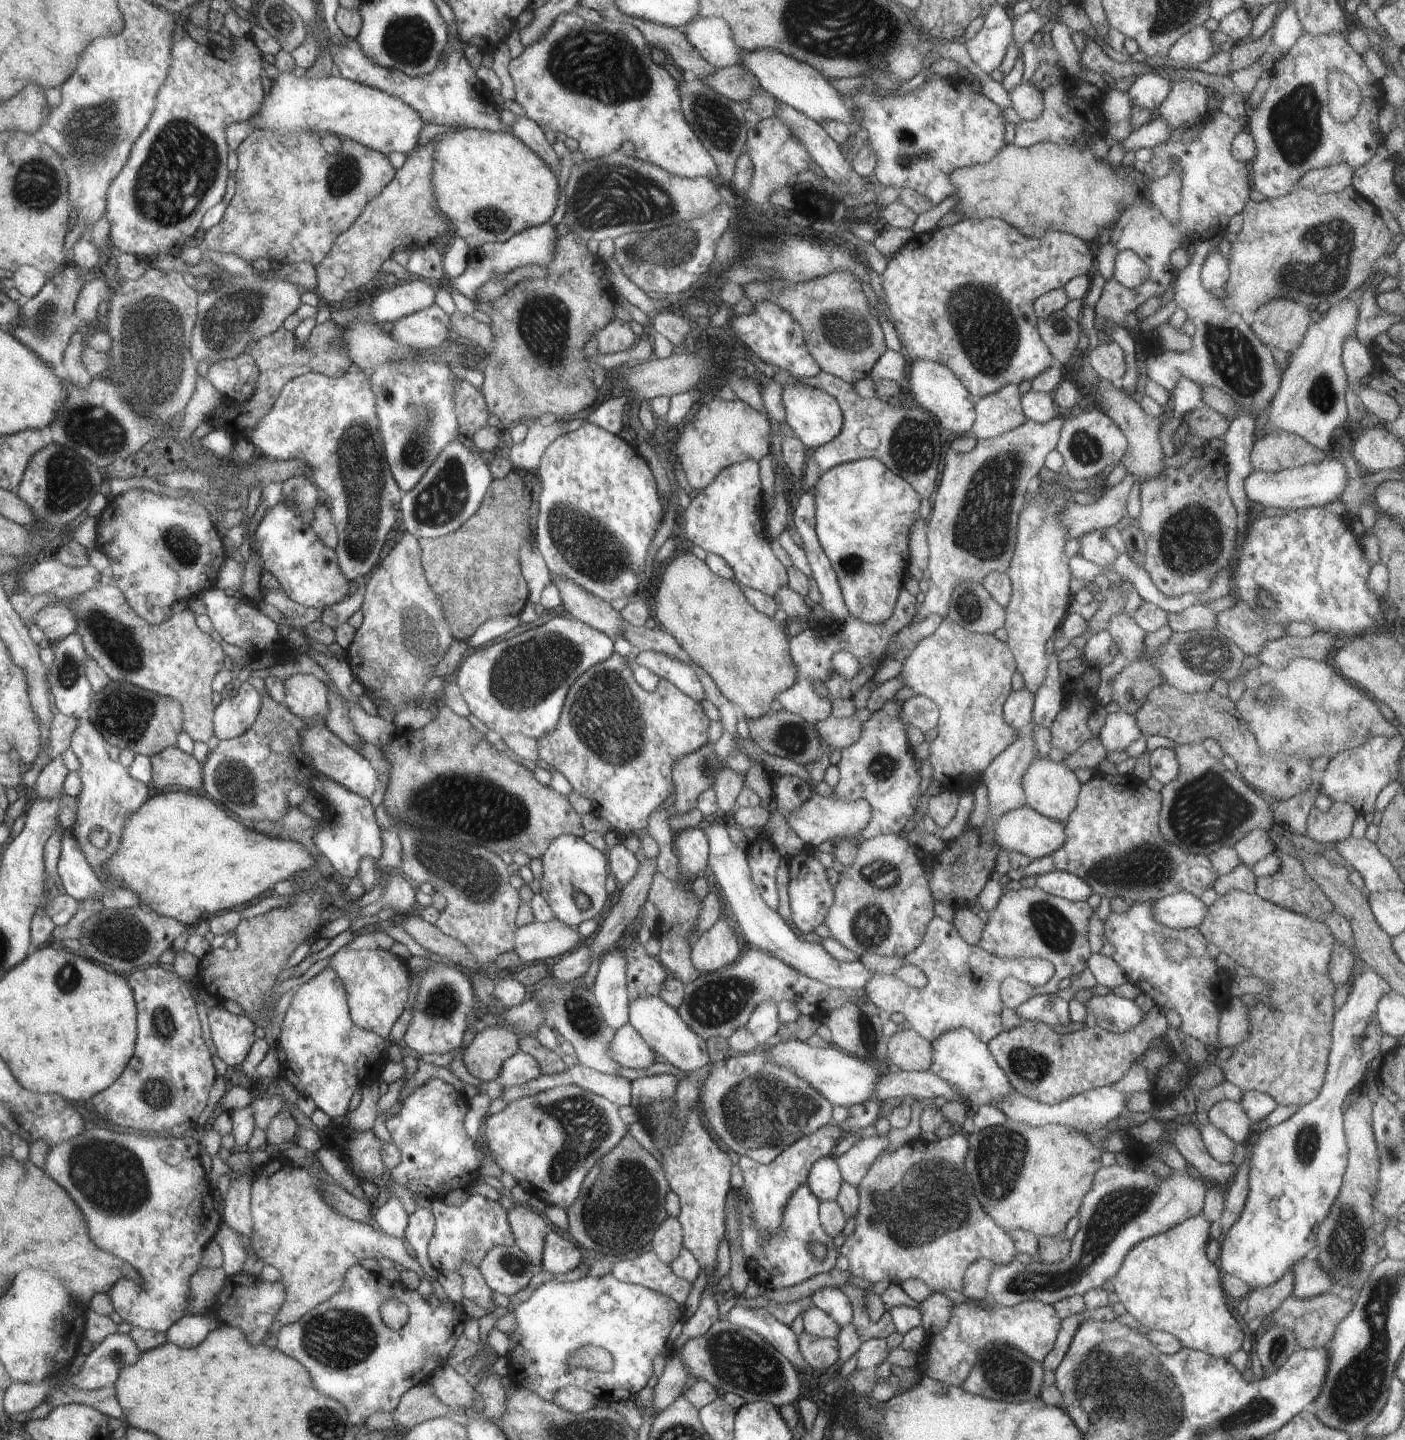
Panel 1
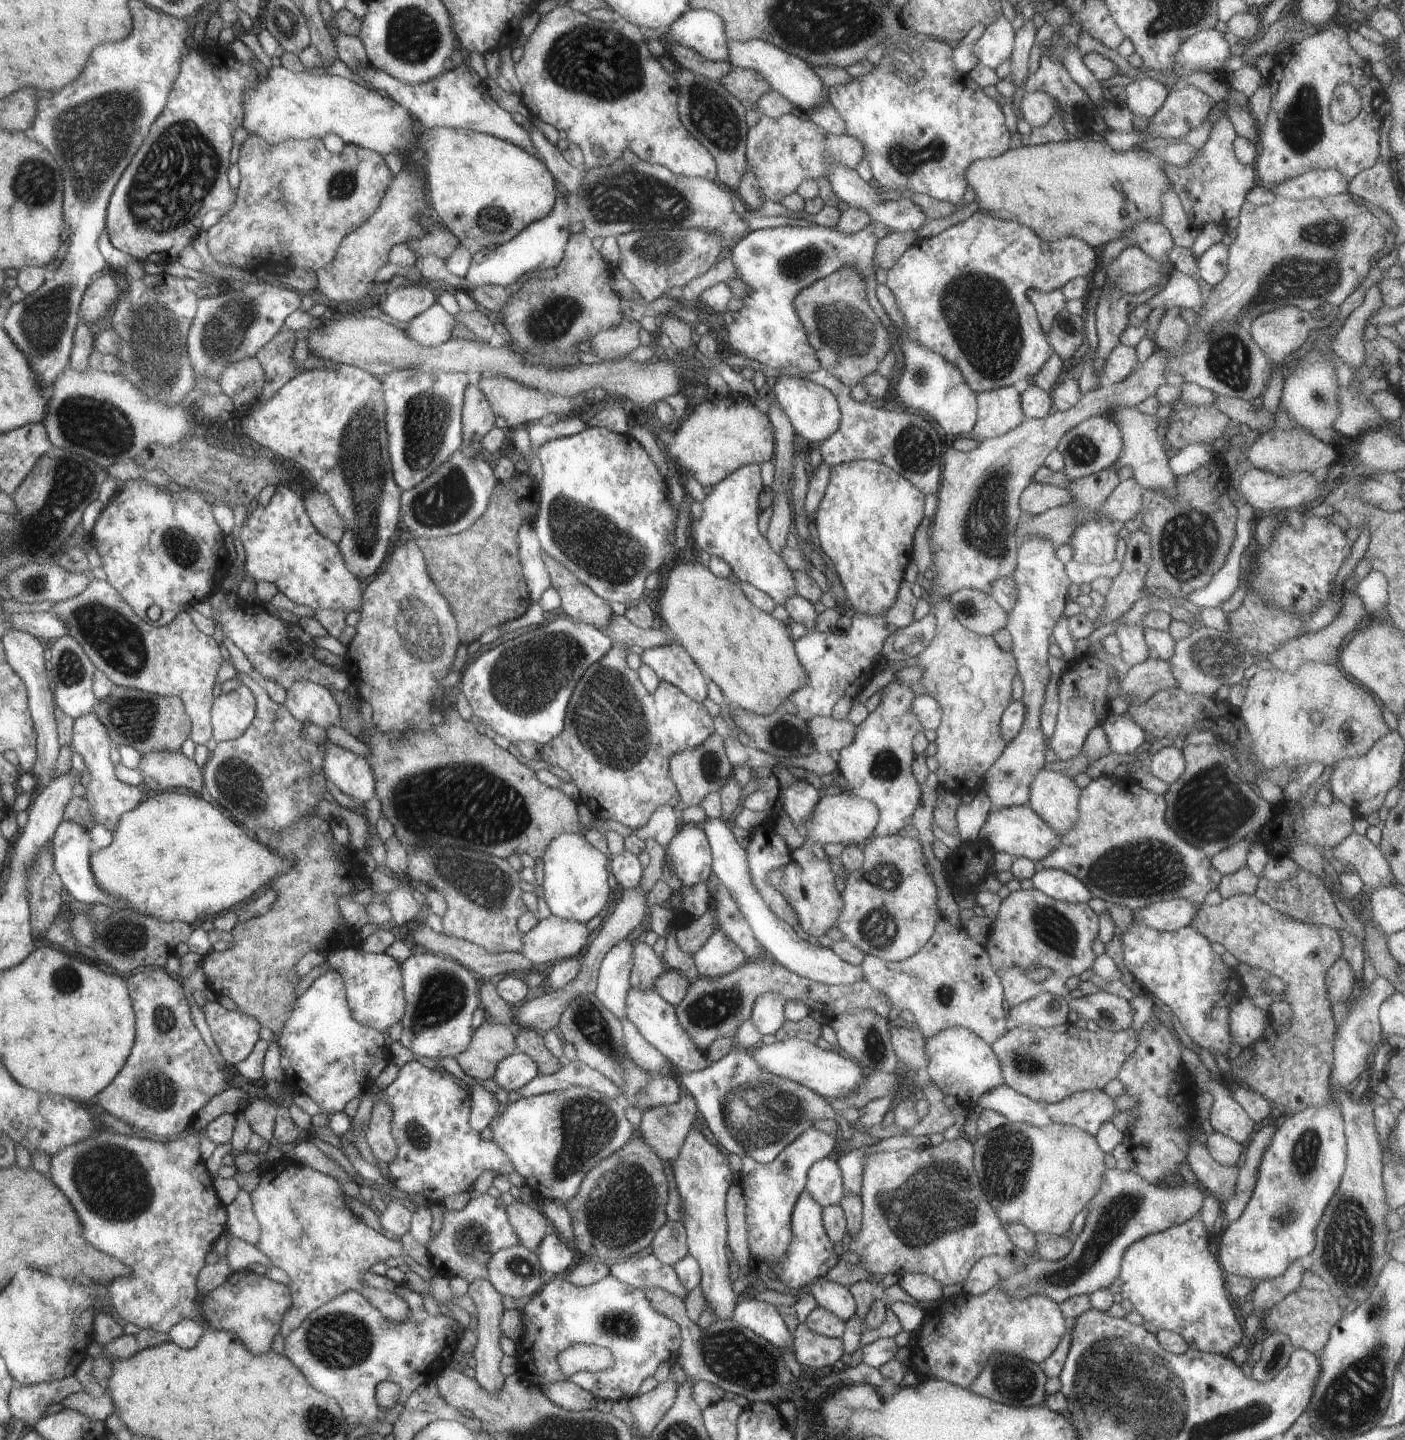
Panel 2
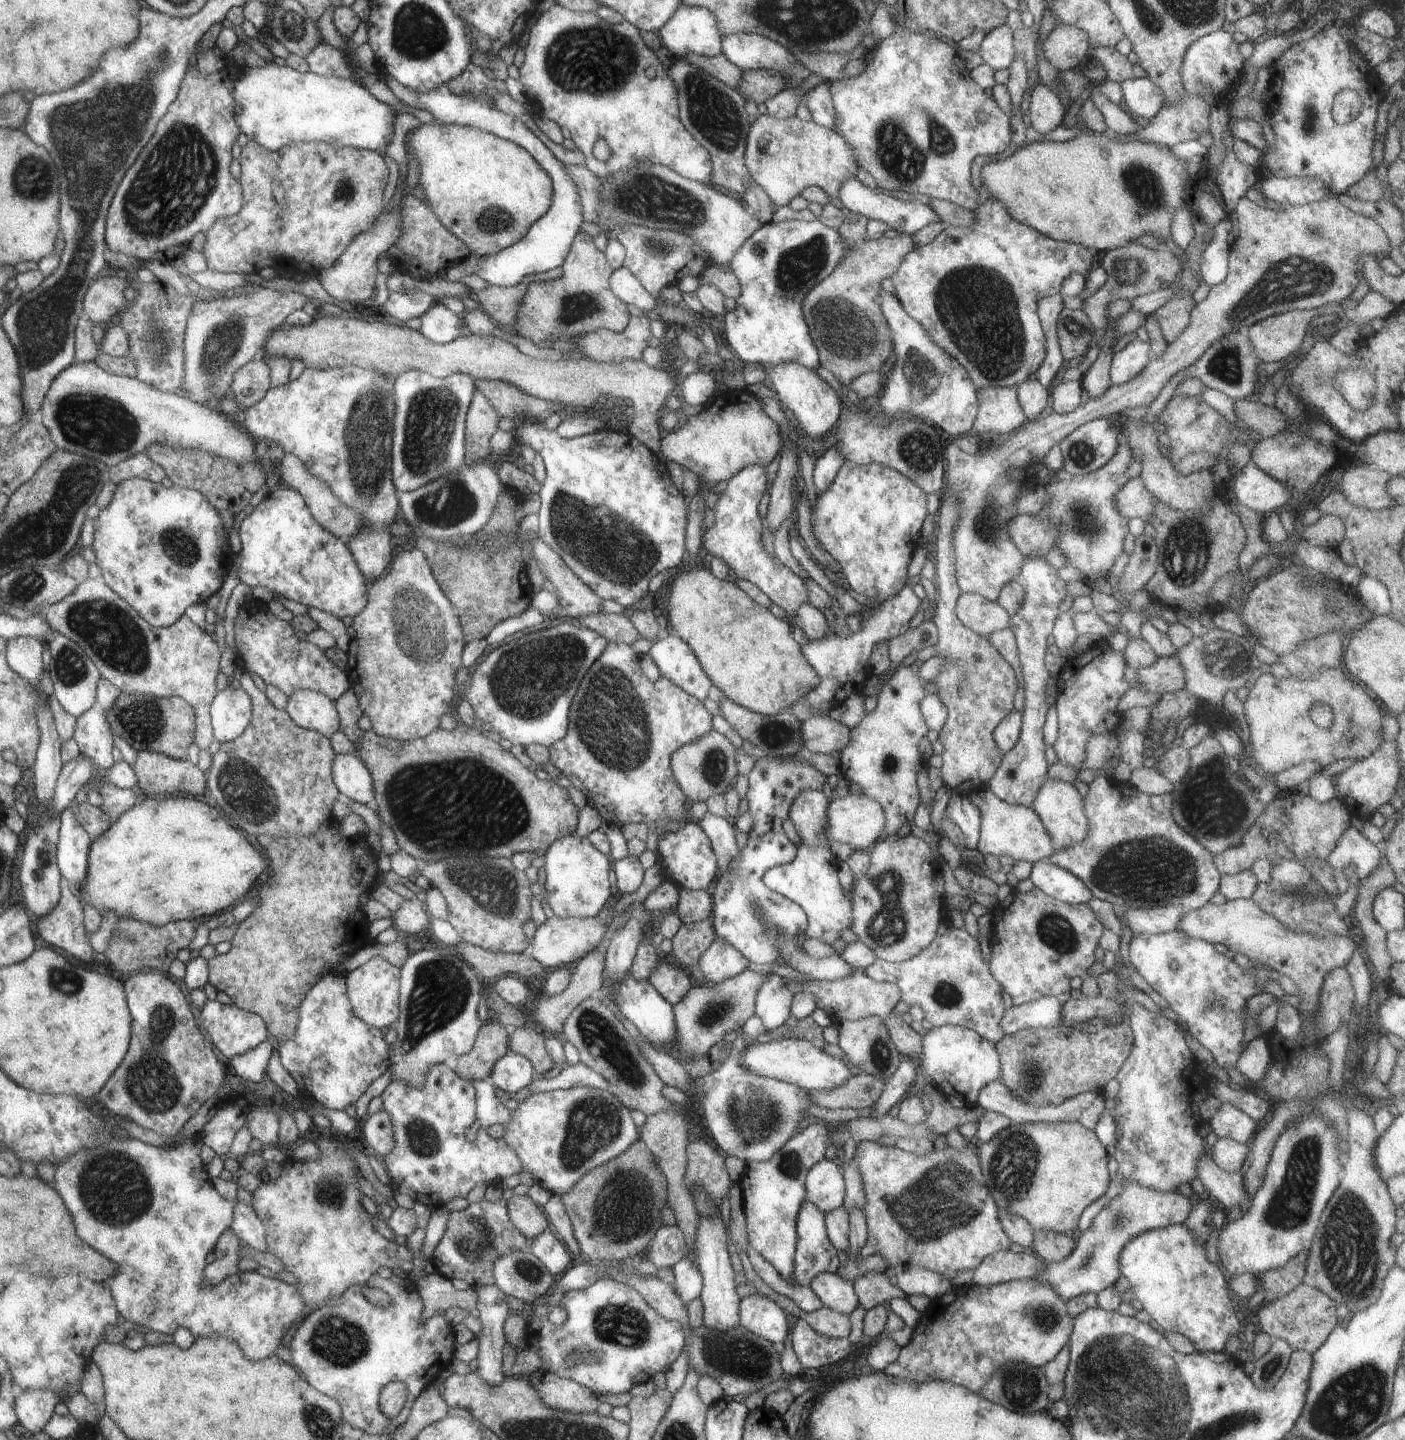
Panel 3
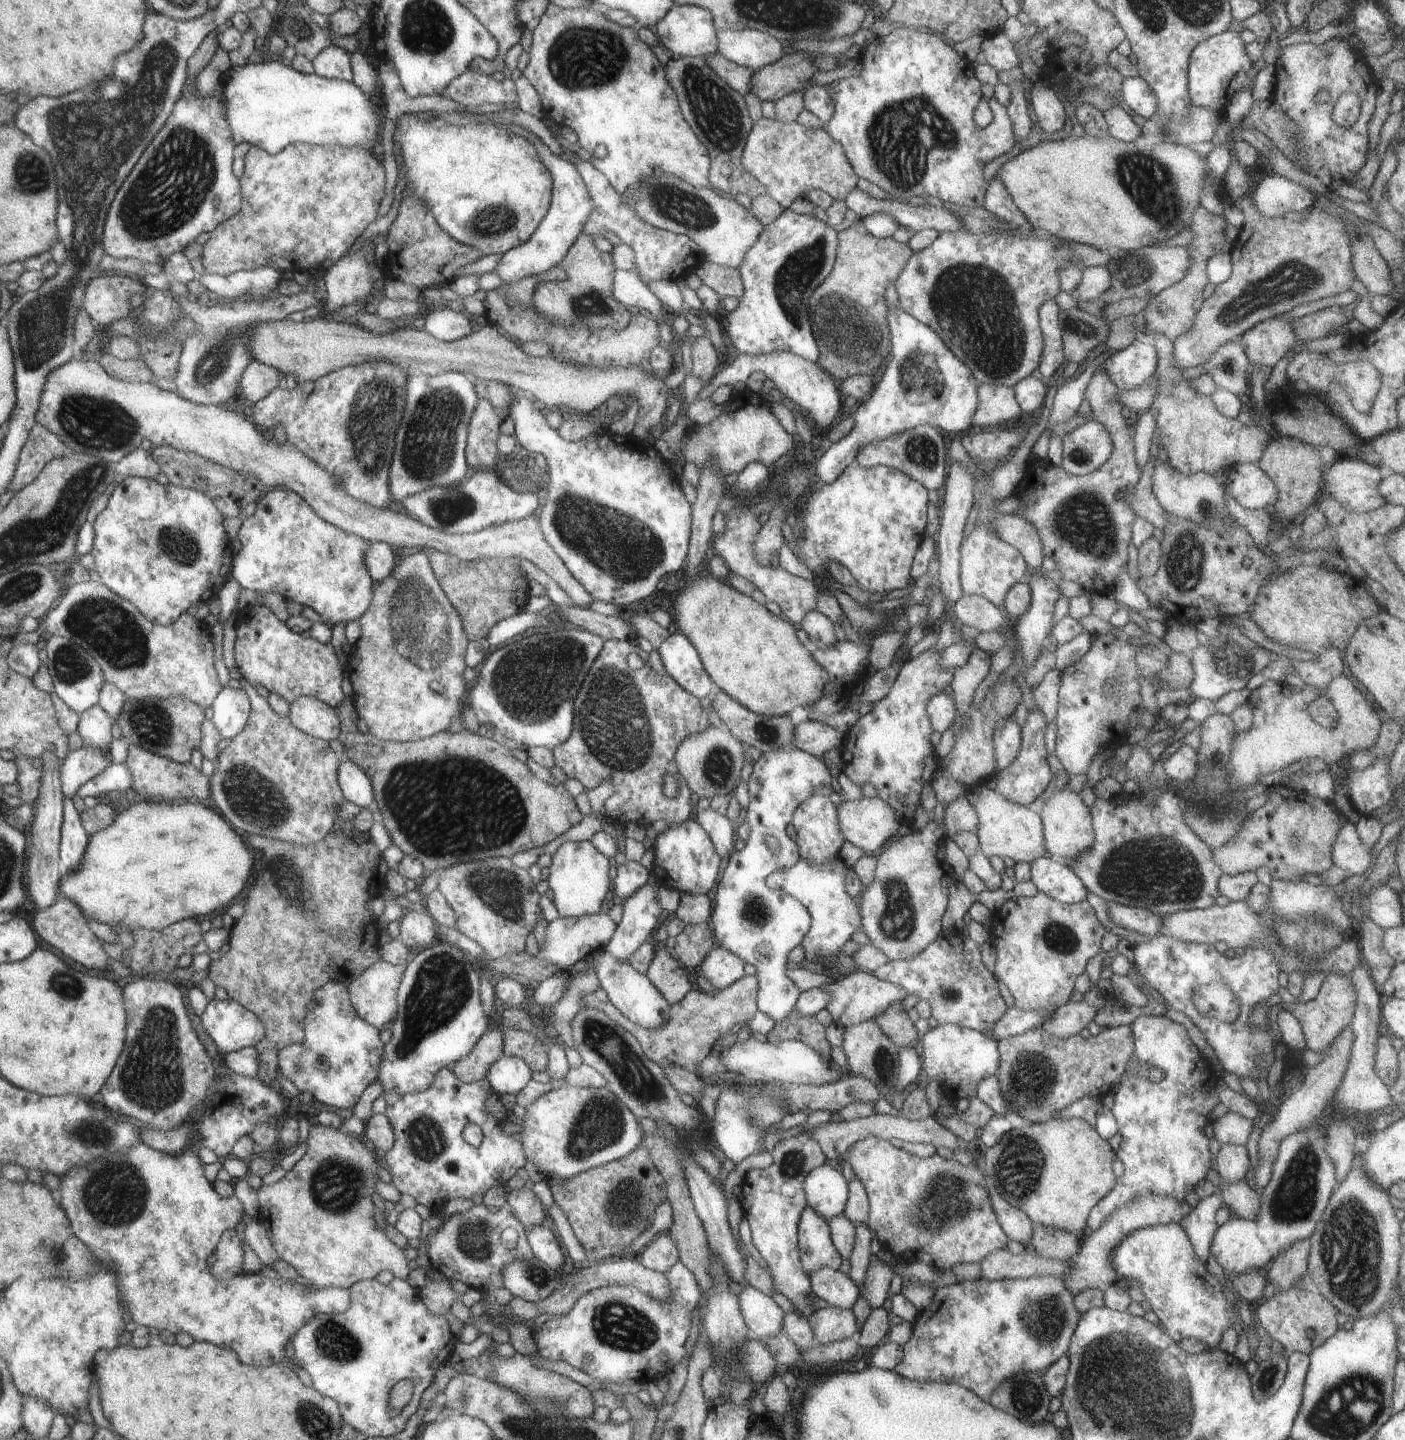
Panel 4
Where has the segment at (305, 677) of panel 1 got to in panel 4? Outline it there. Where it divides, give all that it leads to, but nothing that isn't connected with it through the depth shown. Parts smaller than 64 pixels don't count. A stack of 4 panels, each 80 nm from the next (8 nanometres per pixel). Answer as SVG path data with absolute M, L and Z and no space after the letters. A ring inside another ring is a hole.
M314 697L297 698L289 710L289 719L303 733L325 741L334 741L340 734L340 717L335 708Z

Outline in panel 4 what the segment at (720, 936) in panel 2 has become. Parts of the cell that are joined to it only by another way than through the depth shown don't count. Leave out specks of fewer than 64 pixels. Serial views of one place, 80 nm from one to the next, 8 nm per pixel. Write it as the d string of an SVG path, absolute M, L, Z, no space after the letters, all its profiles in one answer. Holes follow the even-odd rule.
M718 946L699 964L700 976L708 980L715 990L722 990L746 976L746 961Z

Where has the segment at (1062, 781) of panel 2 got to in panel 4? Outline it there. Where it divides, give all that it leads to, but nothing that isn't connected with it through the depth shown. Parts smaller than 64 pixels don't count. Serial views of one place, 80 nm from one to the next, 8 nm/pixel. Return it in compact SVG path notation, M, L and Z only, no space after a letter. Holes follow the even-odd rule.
M1064 789L1052 794L1045 801L1040 816L1043 822L1047 856L1053 861L1070 867L1079 855L1094 844L1095 830L1093 829L1091 812L1080 795Z

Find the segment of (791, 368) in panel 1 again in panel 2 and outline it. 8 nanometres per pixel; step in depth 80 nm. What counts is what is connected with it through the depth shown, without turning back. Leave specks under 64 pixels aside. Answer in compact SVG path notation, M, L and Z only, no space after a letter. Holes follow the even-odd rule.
M871 222L852 236L817 224L808 227L785 225L750 231L729 253L737 277L749 289L742 298L743 308L738 311L726 310L720 315L733 351L739 352L746 362L750 359L776 370L794 366L802 372L817 371L821 362L809 343L807 330L797 316L794 299L803 288L843 266L853 266L861 272L870 307L882 325L894 335L895 327L877 298L877 282L872 264L878 240L874 235L876 227L879 226Z

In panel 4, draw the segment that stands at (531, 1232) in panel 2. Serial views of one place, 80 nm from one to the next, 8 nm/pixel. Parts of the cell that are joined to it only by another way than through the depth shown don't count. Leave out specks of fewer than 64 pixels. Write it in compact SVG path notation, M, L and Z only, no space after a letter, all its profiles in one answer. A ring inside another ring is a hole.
M526 1187L506 1192L506 1206L523 1222L526 1230L542 1226L546 1214L542 1201Z

